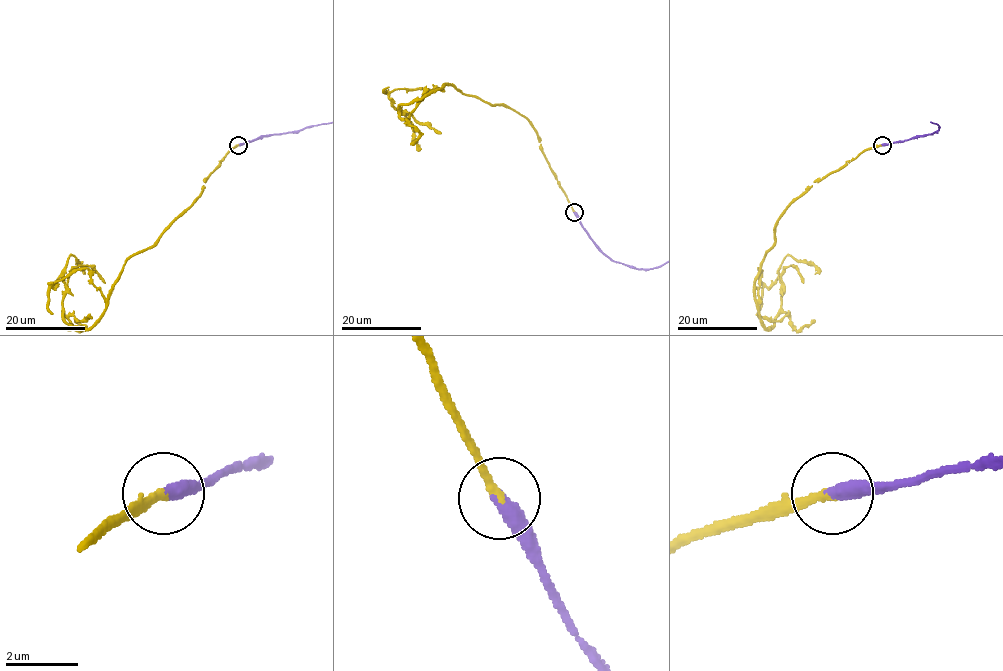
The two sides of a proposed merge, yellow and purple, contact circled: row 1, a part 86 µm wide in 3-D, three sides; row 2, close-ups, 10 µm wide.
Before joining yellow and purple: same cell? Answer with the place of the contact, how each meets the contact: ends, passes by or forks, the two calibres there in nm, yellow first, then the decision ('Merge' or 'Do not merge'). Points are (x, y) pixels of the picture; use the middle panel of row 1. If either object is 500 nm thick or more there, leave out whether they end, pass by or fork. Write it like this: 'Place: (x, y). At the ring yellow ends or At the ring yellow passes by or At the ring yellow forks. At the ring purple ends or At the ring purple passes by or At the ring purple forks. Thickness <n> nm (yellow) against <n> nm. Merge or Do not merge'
Place: (574, 212). At the ring yellow ends. At the ring purple ends. Thickness 240 nm (yellow) against 440 nm. Merge

